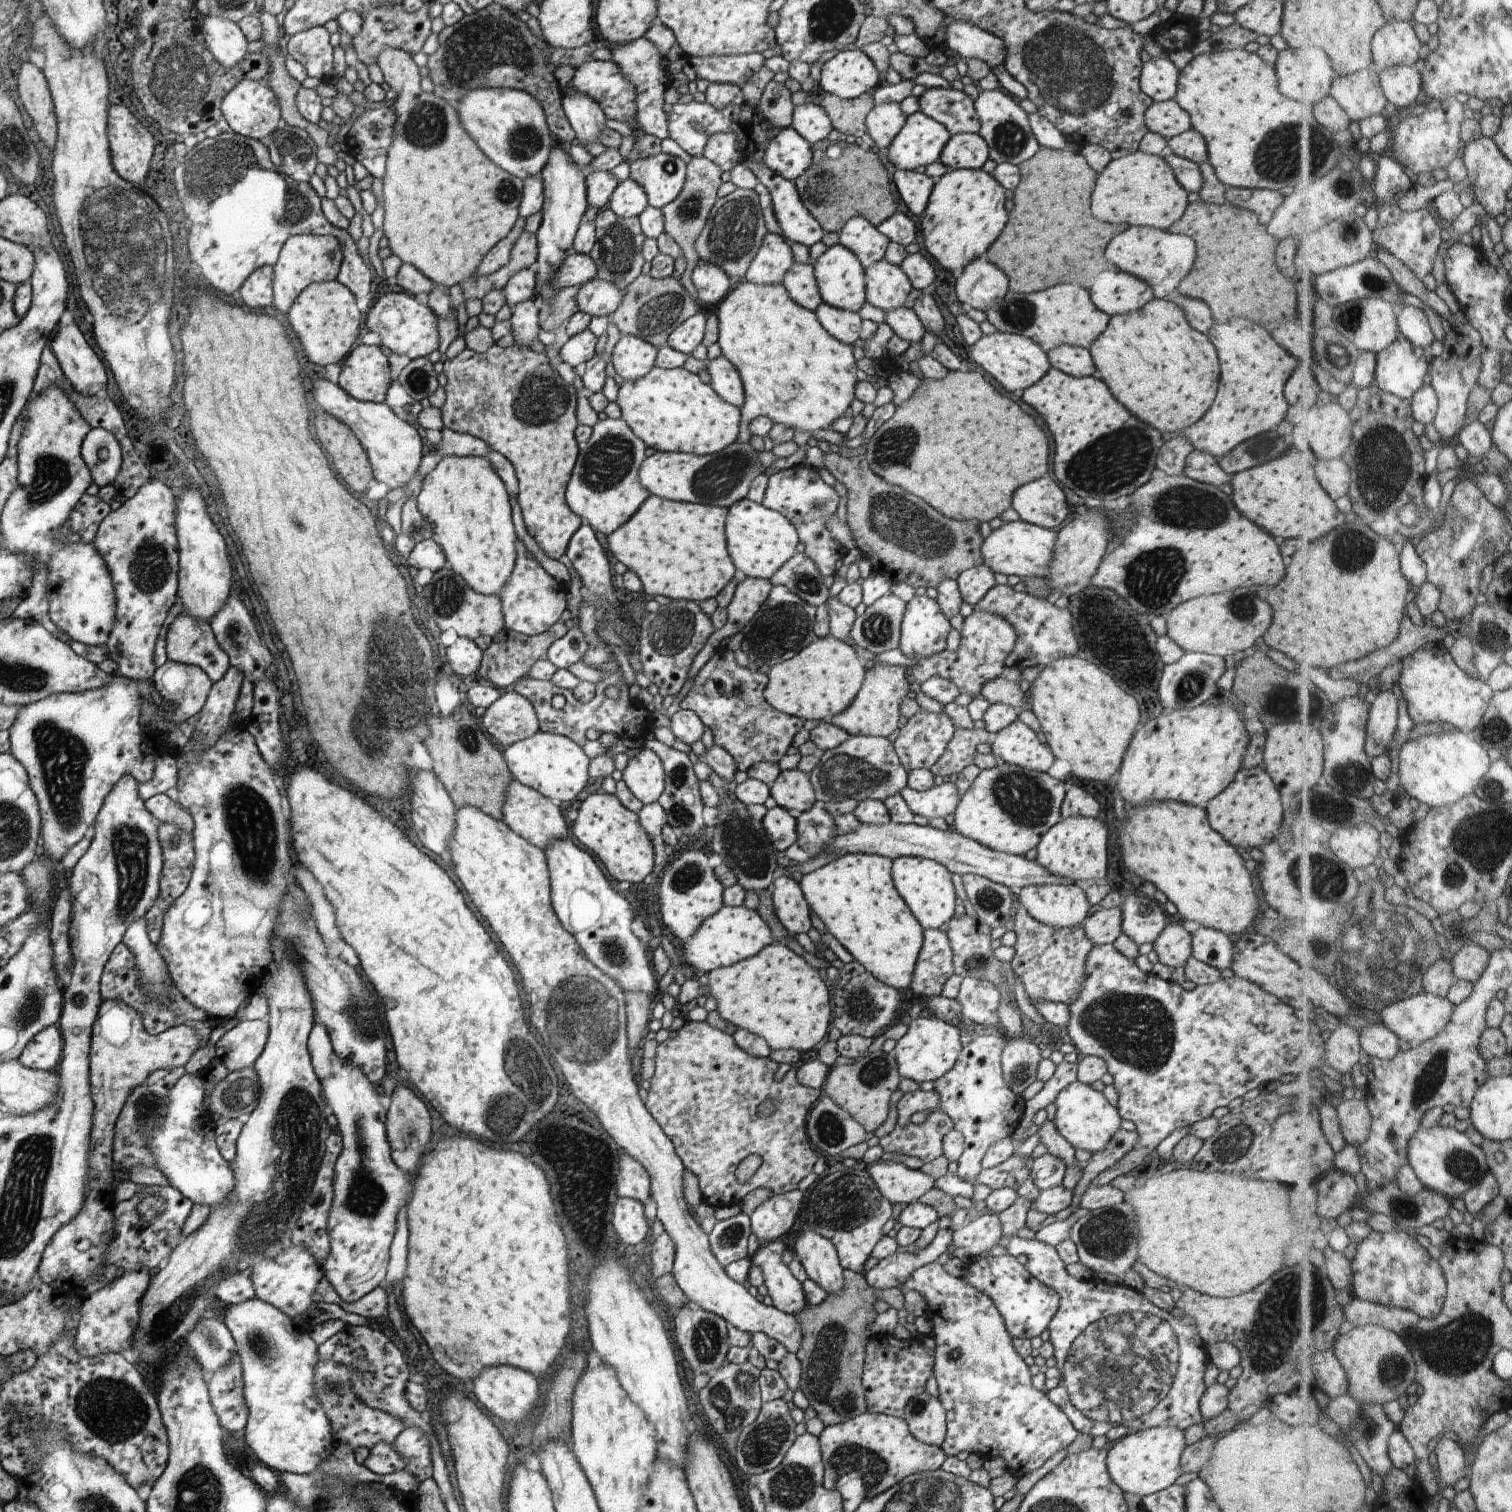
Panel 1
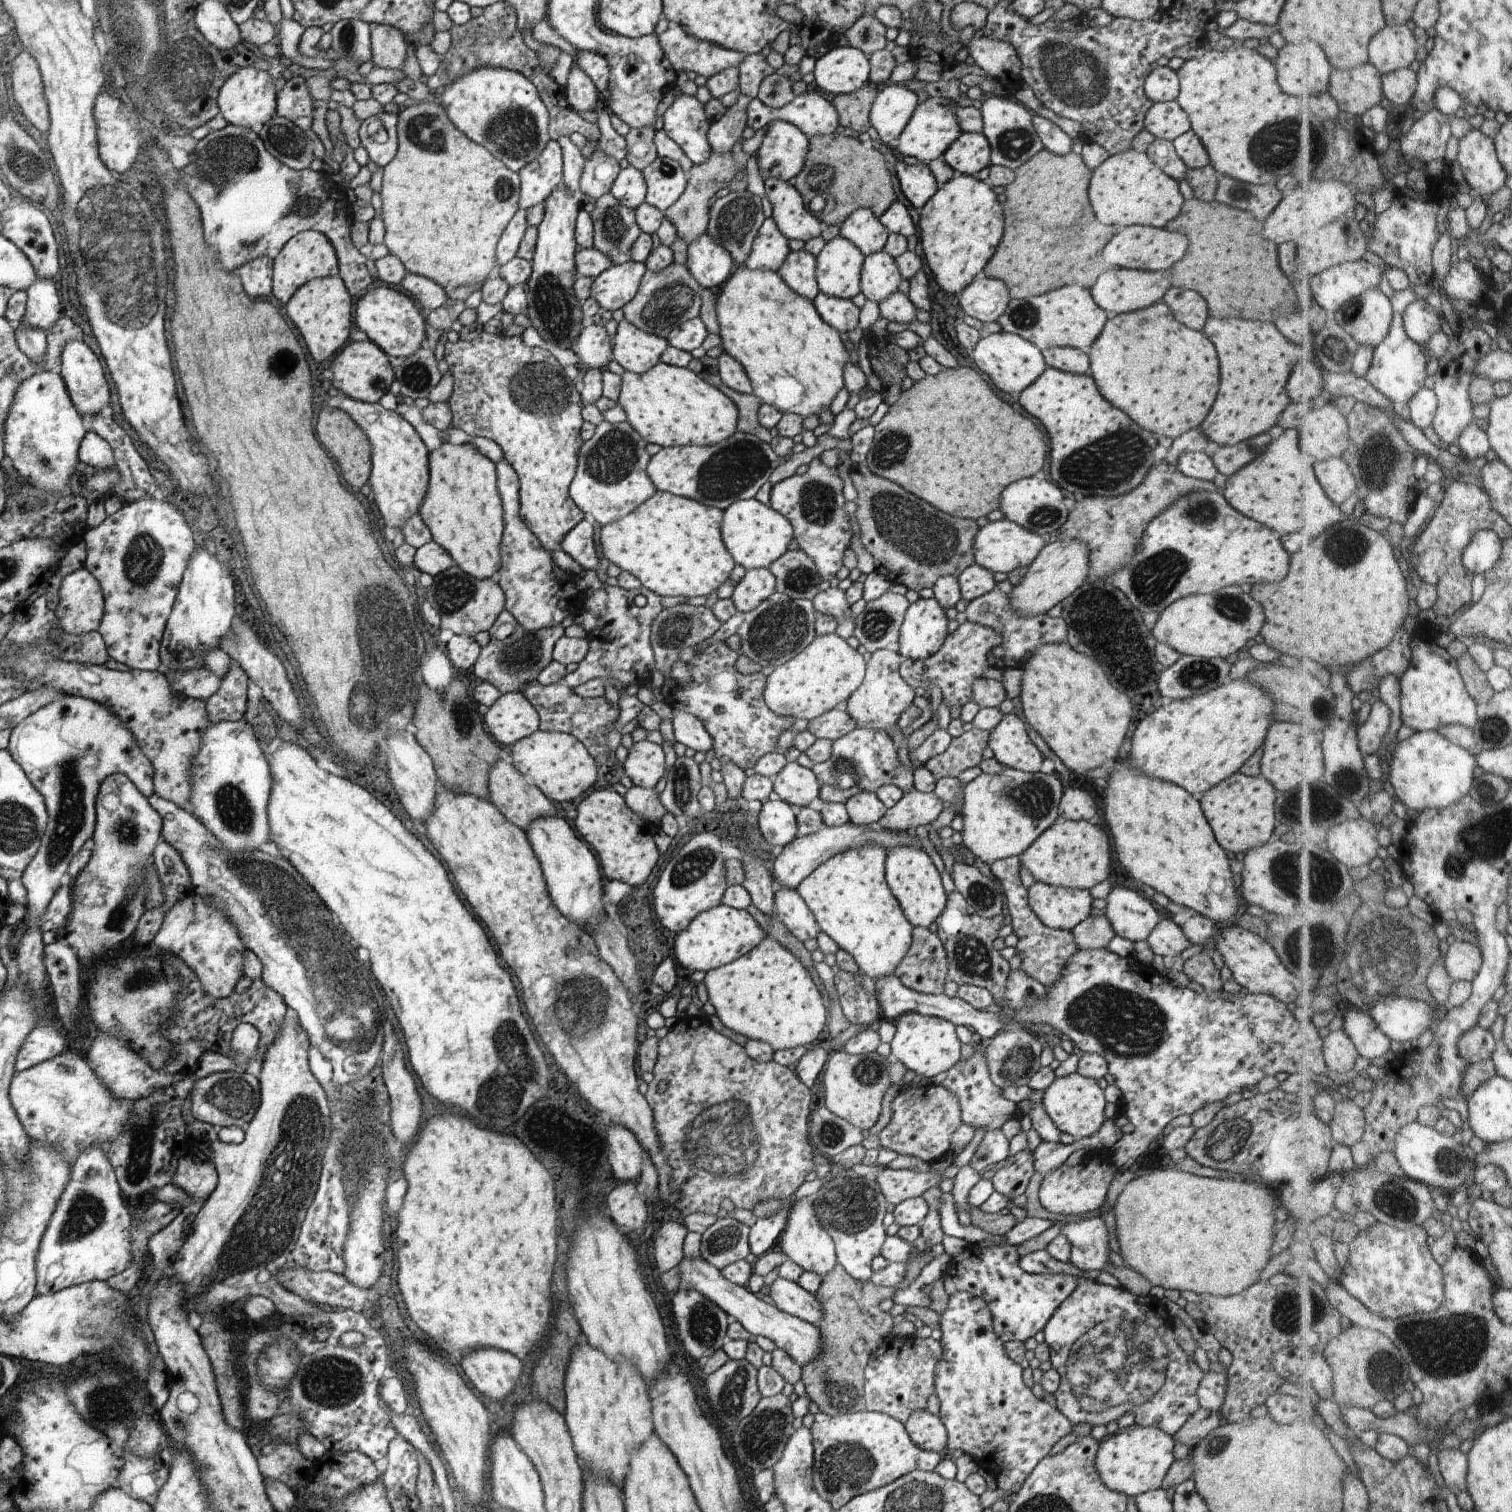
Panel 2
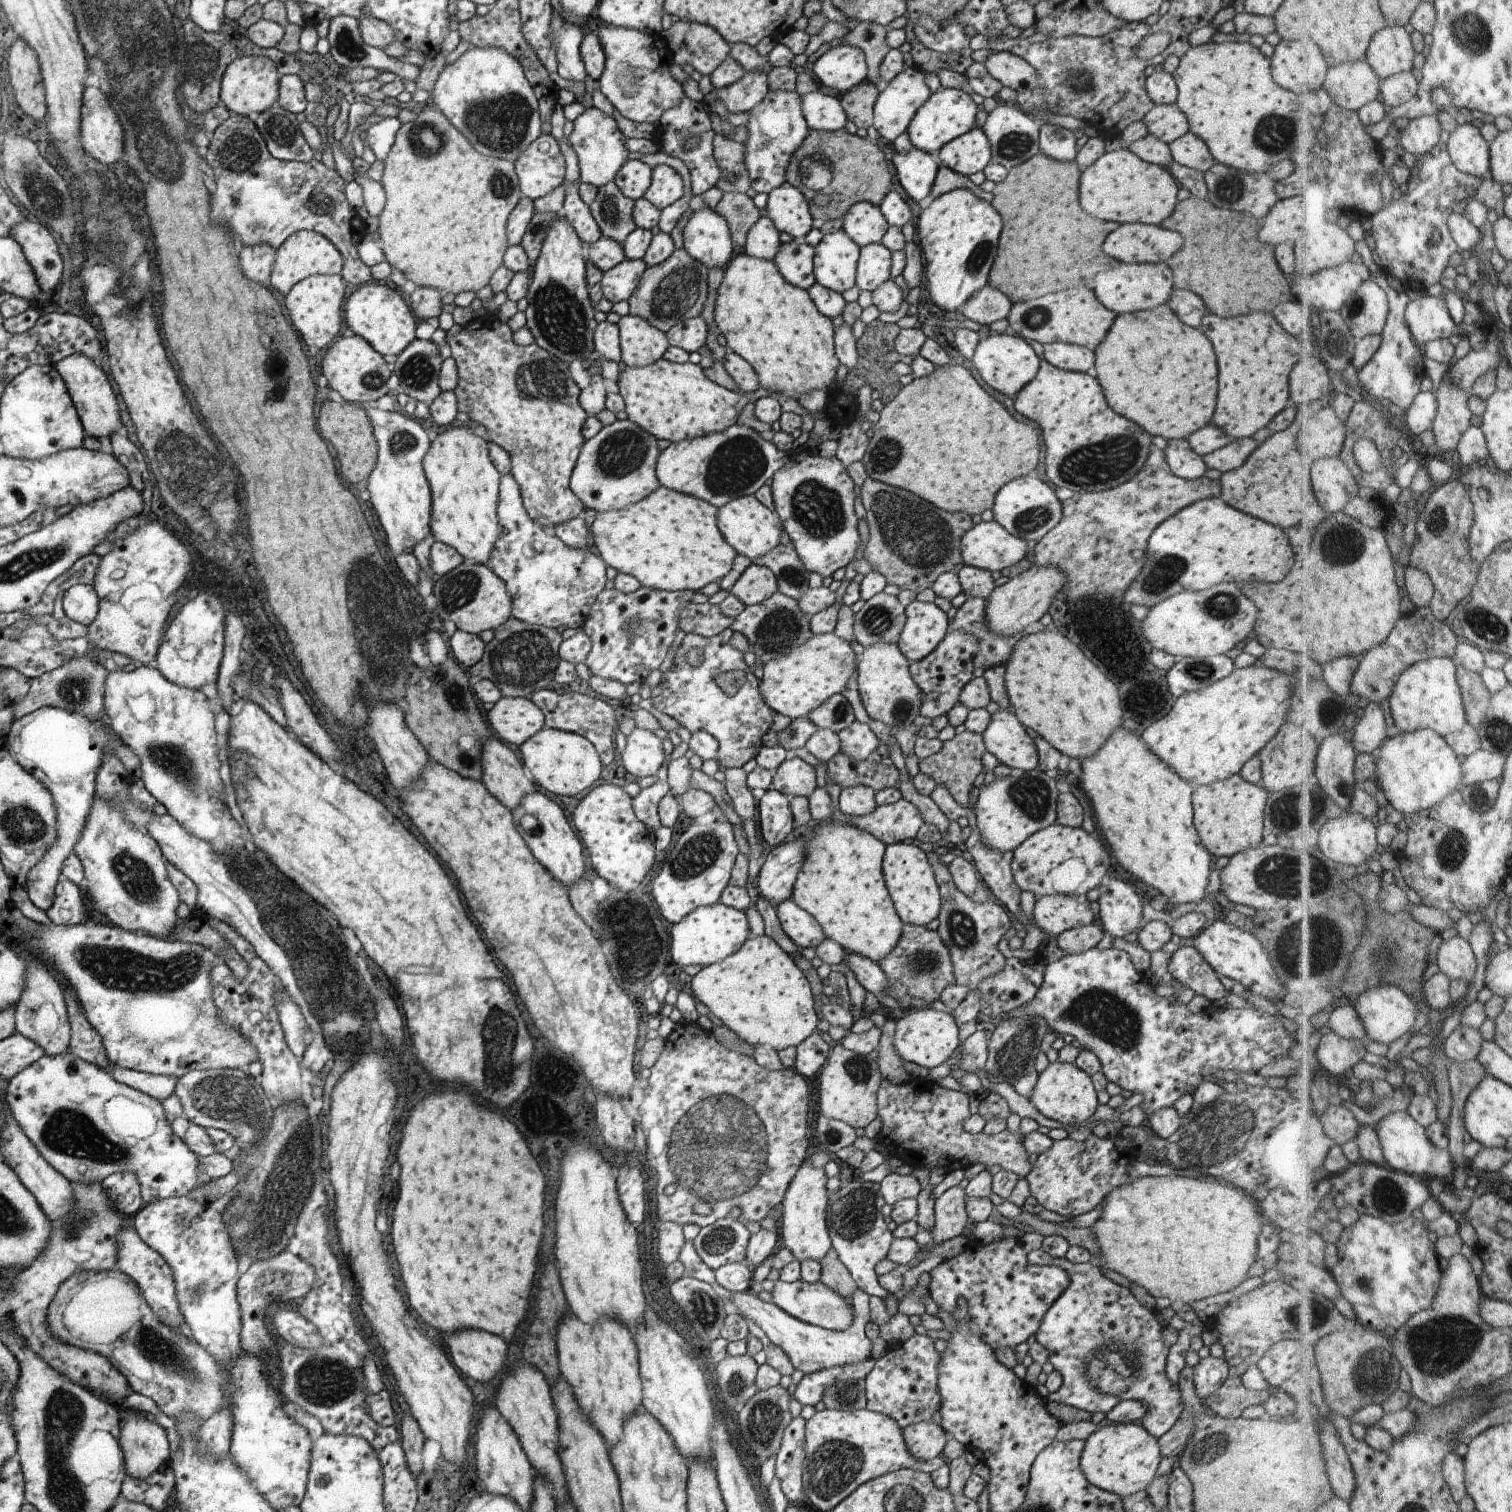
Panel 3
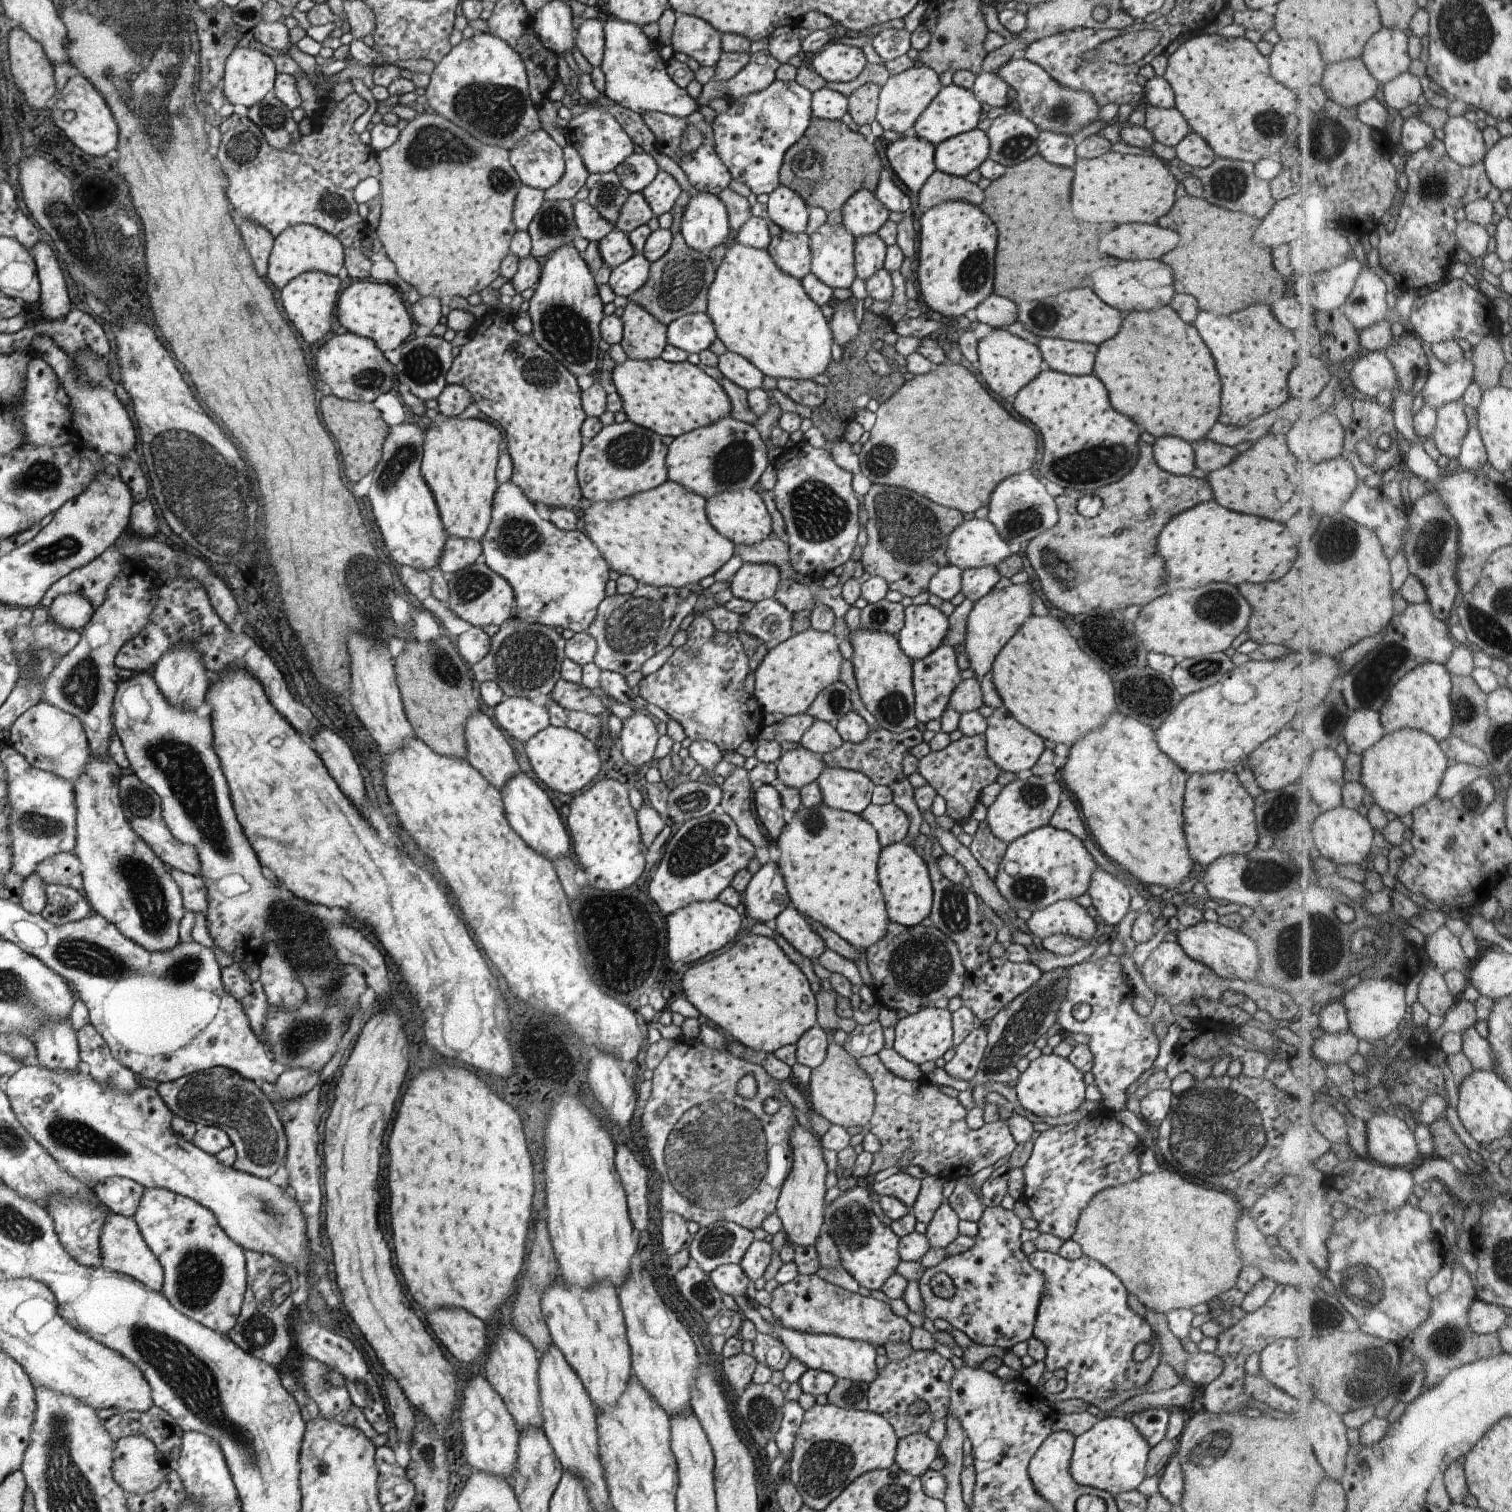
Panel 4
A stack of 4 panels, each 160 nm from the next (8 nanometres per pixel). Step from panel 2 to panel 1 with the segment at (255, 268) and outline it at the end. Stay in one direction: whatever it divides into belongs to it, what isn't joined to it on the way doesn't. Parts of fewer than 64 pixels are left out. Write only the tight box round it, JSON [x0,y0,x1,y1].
[238,268,273,308]

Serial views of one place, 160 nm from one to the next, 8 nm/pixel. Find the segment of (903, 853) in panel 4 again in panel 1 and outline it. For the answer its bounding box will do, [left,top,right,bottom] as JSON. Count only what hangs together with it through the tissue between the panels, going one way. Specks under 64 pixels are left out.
[891,856,956,929]

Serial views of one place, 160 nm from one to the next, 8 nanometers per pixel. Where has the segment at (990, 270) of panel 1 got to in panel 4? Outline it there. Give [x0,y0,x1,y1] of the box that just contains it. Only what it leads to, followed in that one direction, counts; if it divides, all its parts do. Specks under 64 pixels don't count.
[976,293,1018,329]

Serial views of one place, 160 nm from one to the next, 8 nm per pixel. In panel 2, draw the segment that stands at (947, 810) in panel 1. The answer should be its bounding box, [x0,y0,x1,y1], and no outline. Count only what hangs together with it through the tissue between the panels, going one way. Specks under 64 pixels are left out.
[877,788,944,831]

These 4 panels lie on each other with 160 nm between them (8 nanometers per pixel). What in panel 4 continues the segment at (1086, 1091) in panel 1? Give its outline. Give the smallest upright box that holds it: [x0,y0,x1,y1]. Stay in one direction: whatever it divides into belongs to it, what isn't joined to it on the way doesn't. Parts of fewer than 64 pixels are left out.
[1016,1053,1086,1116]

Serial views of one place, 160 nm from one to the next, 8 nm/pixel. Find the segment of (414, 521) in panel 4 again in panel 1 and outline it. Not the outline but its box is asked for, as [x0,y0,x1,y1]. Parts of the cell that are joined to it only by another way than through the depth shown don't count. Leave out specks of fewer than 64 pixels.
[313,379,422,490]

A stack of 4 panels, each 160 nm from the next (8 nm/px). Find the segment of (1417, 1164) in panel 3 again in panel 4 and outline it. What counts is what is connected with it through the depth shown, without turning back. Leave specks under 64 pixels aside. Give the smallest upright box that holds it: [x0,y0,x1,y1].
[1369,1109,1421,1167]

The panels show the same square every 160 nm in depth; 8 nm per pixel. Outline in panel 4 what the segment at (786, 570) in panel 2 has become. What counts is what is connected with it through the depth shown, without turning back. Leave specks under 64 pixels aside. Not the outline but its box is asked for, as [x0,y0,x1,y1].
[735,537,794,579]

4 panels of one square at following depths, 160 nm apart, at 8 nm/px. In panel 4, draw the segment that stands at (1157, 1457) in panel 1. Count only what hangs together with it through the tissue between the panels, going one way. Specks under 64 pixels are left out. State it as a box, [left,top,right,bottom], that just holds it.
[1070,1417,1151,1495]

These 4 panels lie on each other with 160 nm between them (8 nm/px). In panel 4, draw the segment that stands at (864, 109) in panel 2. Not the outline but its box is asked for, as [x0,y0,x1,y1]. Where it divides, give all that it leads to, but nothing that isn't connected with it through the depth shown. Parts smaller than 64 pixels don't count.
[847,83,880,126]

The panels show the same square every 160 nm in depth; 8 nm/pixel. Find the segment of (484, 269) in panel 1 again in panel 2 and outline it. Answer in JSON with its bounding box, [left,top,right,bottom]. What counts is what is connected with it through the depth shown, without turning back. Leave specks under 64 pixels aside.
[496,209,527,268]

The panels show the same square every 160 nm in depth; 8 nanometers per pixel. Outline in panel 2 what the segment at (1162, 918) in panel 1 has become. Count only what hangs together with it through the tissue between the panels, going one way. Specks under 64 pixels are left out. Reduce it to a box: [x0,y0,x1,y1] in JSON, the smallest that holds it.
[1105,886,1162,943]

